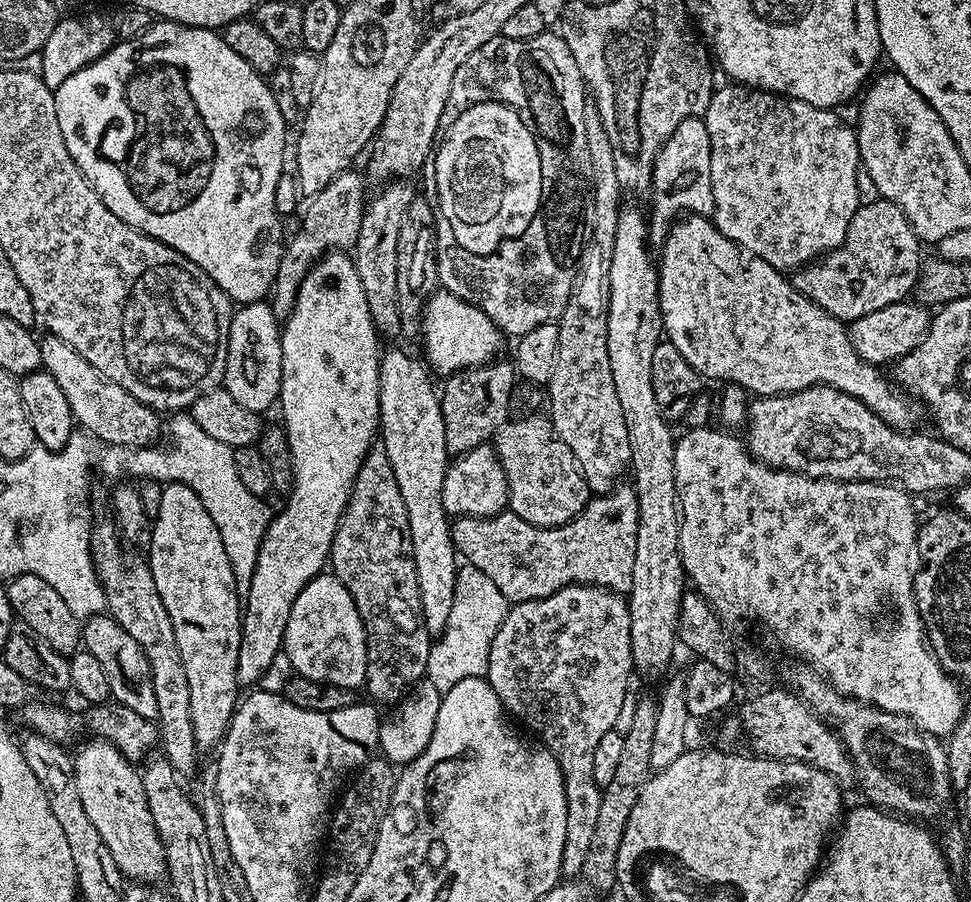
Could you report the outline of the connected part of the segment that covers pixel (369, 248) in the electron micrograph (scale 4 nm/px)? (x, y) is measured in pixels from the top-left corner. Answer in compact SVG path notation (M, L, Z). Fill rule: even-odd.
M407 179L389 183L385 187L388 189L381 196L372 202L369 201L354 245L358 282L362 282L362 294L366 294L366 306L370 310L370 318L381 337L396 336L400 332L402 313L398 292L398 232L408 203L414 195L414 189L408 184L411 183Z

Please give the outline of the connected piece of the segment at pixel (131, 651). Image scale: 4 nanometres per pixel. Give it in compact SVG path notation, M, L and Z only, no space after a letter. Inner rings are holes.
M93 614L82 624L82 648L83 651L94 654L102 665L106 679L110 682L112 691L111 699L117 700L116 704L121 708L129 708L136 714L142 714L148 719L157 717L158 702L154 694L152 672L146 656L142 654L142 646L122 630L122 626L110 614Z

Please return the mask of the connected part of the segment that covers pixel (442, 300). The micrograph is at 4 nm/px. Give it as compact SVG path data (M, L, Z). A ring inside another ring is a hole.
M445 290L437 291L424 304L424 352L431 371L451 374L489 363L502 341L500 328L473 301Z

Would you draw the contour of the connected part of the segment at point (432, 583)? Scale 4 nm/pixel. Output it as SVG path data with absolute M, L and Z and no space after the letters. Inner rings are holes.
M388 351L380 358L380 427L379 439L384 439L382 450L394 466L394 478L398 478L398 490L402 490L402 502L406 502L406 514L410 522L412 557L418 574L418 590L422 602L424 625L429 637L436 638L444 631L450 618L450 606L454 606L454 586L458 571L458 549L452 542L452 527L448 512L442 502L444 475L450 467L450 454L446 450L446 430L442 422L442 410L438 388L432 385L433 377L423 363L419 364L404 352Z

